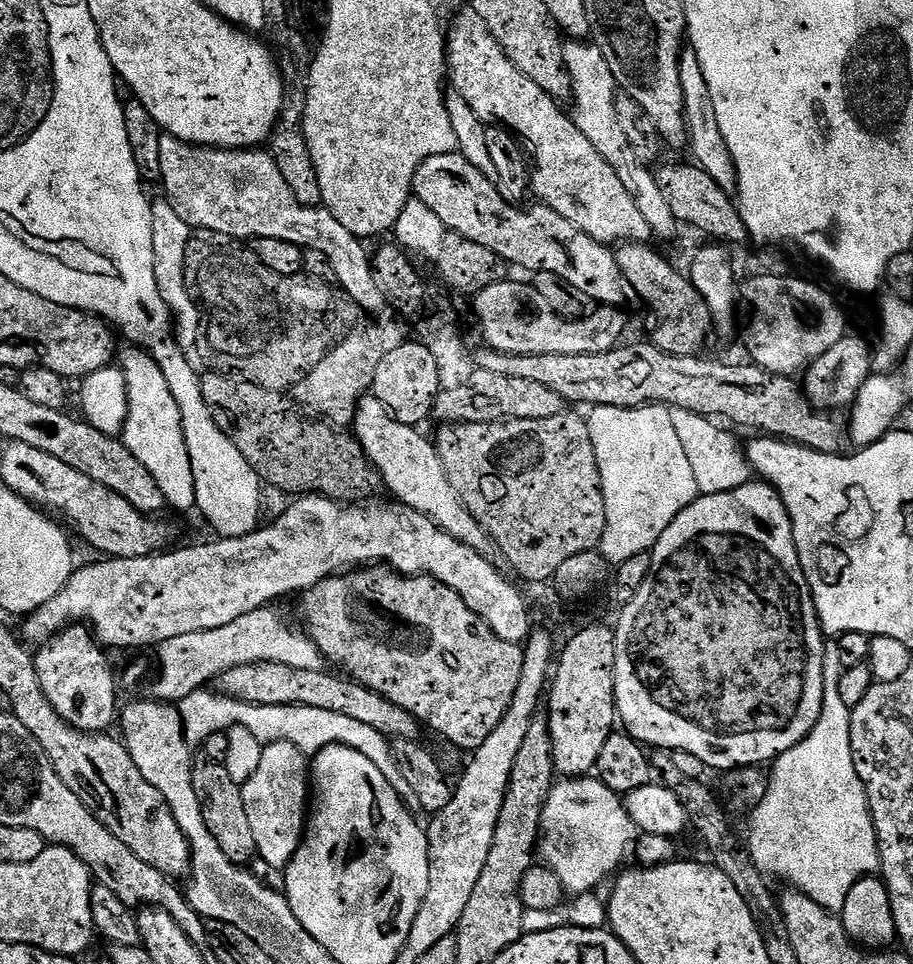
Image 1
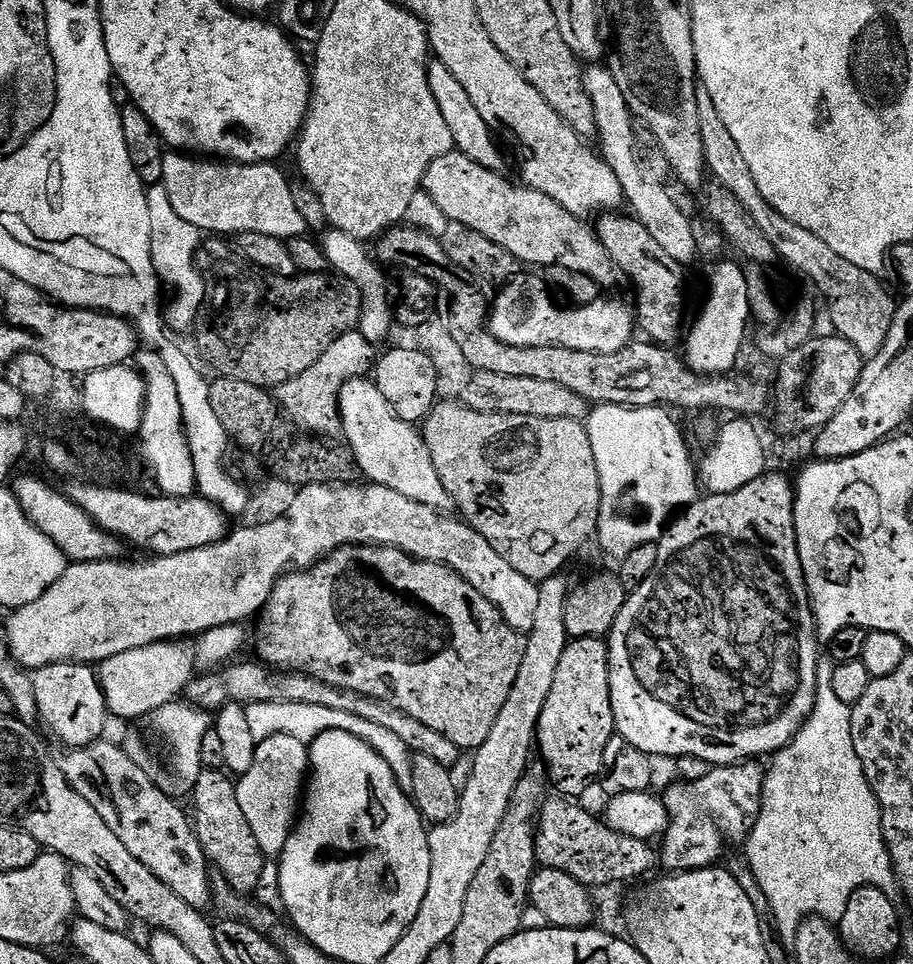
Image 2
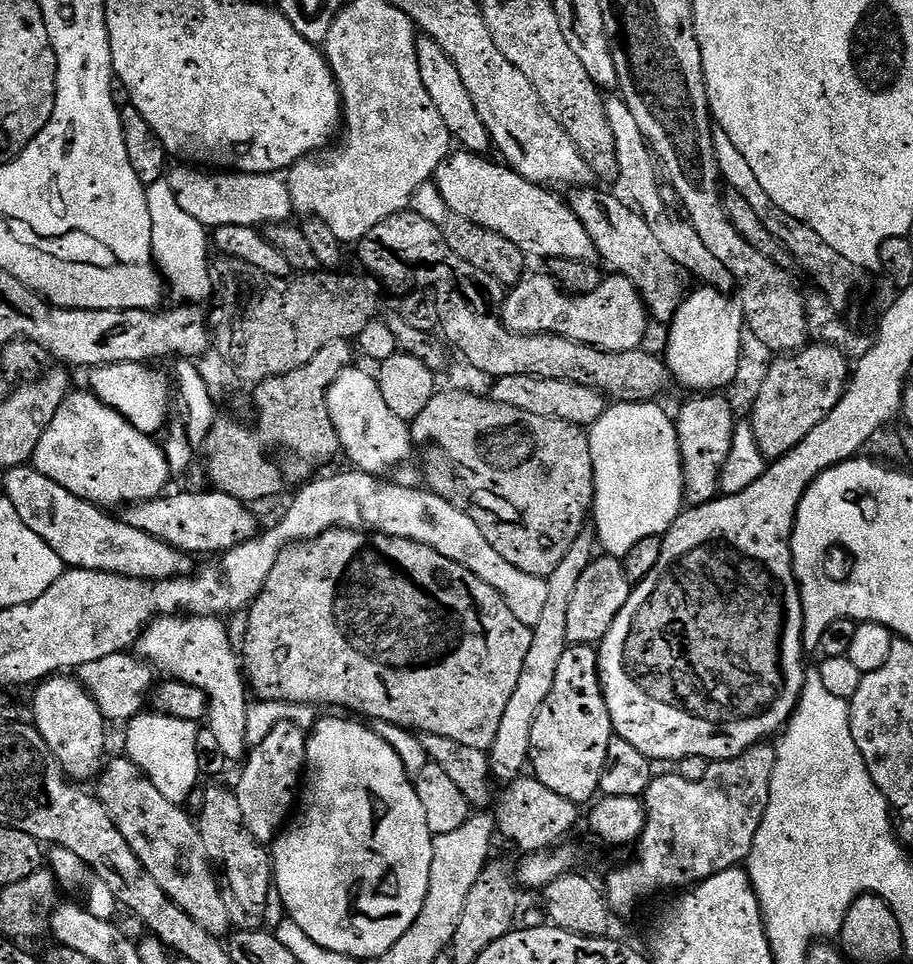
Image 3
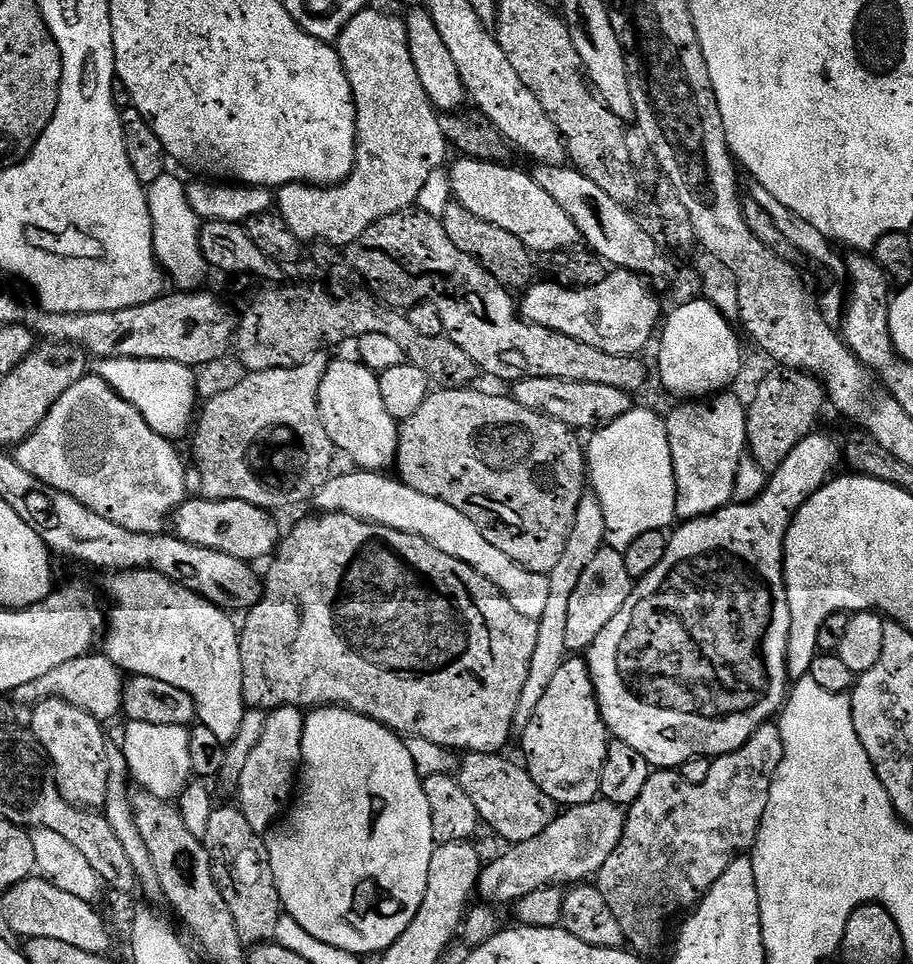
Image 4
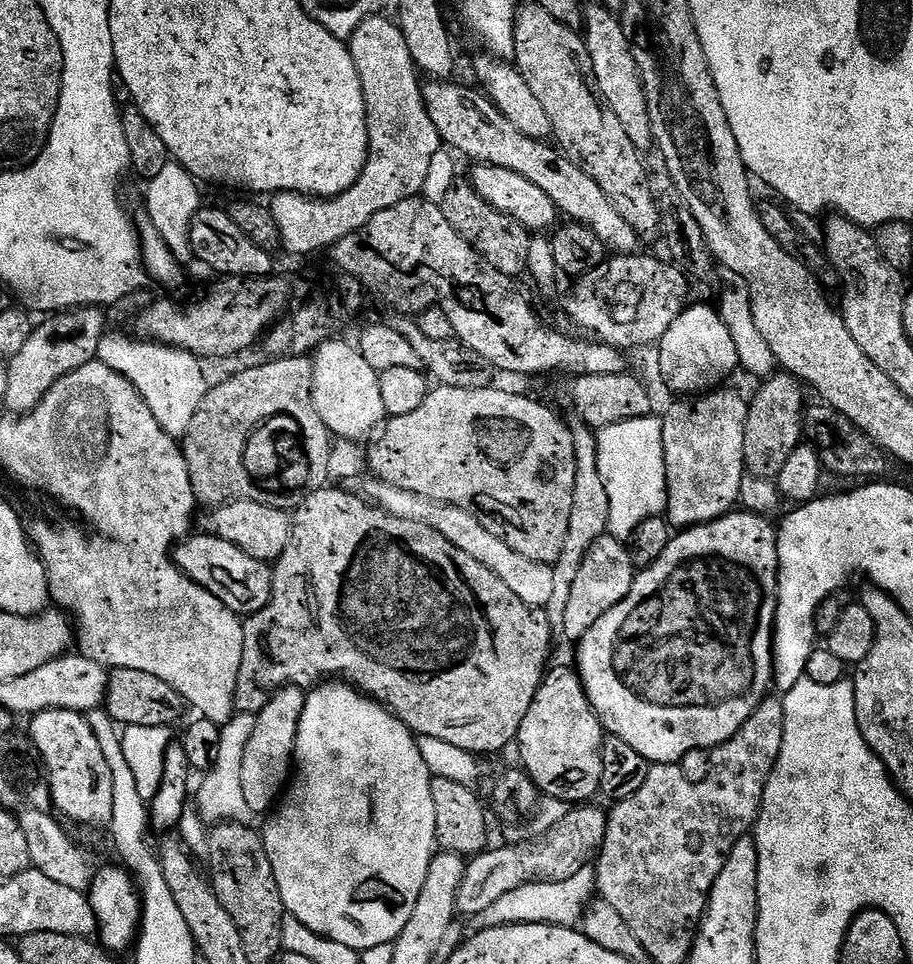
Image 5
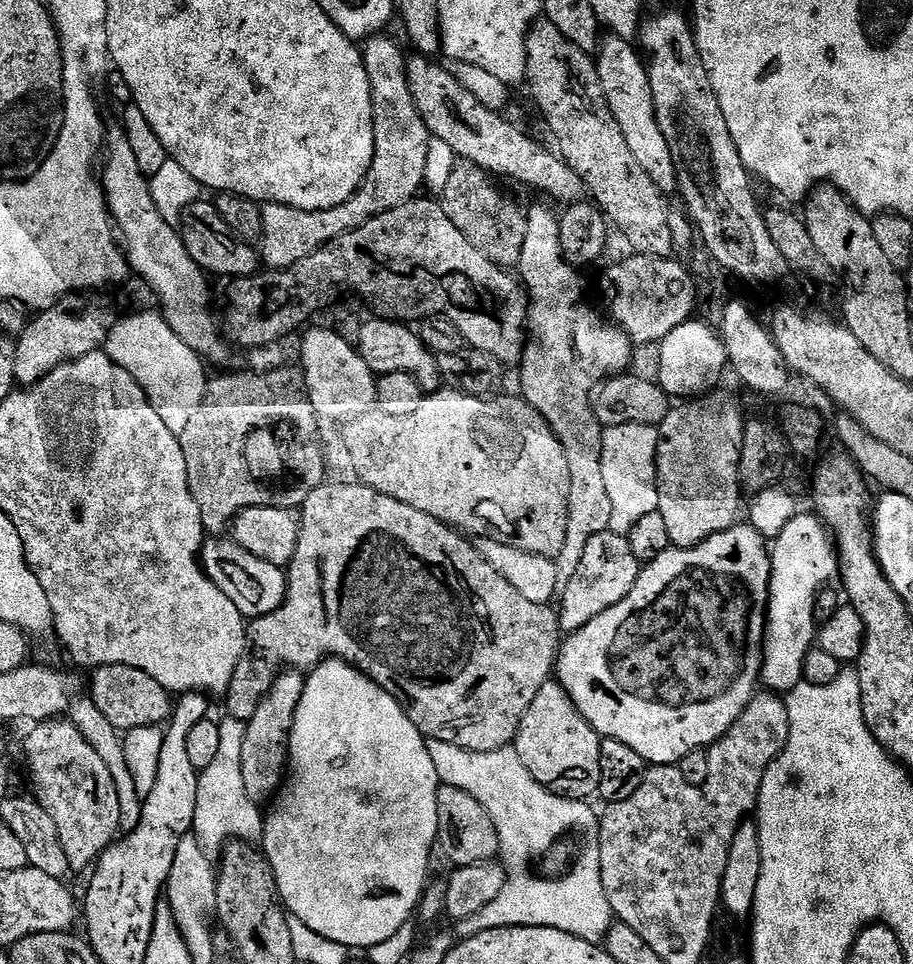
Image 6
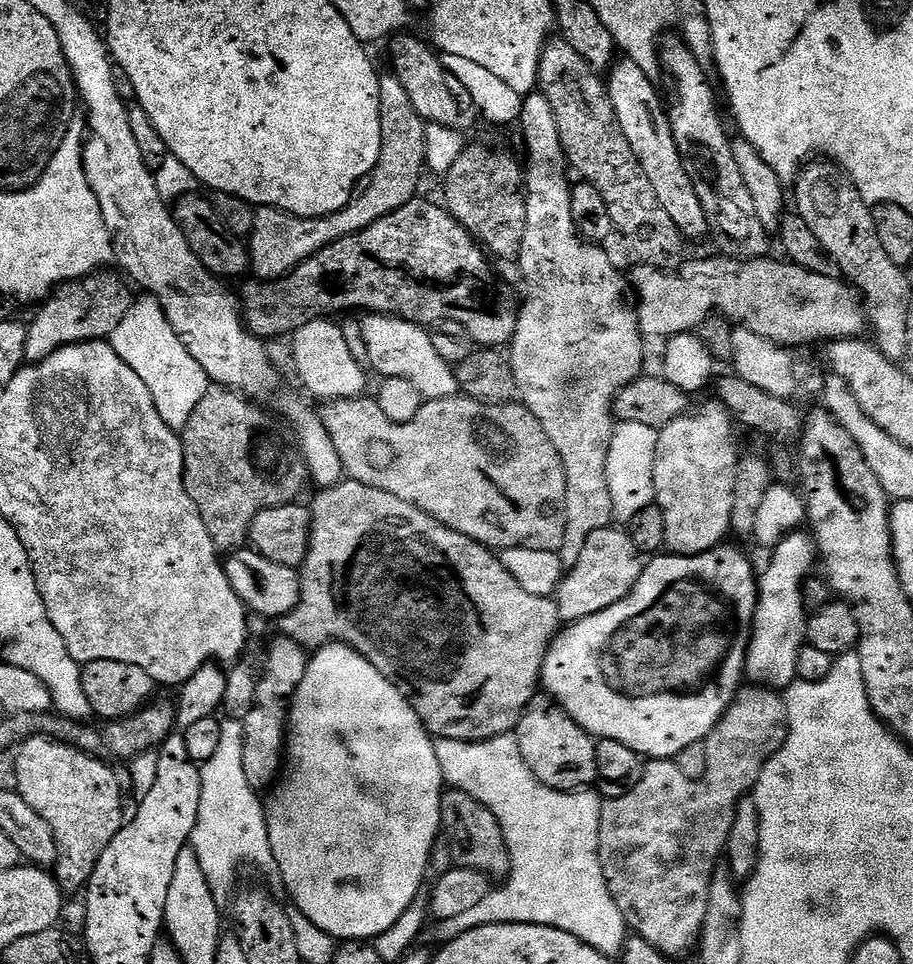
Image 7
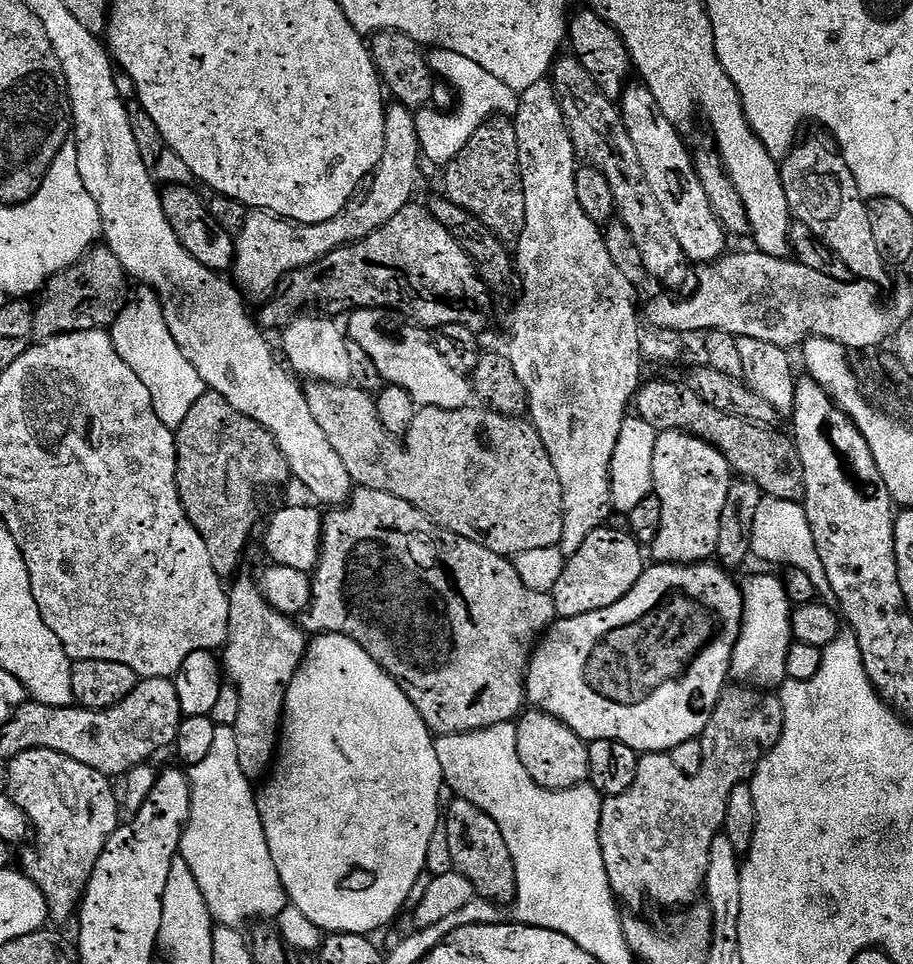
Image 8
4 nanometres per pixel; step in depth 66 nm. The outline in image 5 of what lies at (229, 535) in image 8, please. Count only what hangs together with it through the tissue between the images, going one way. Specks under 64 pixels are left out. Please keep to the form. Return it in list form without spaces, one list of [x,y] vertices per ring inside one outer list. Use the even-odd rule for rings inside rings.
[[[281,356],[279,358],[267,359],[262,366],[257,366],[252,370],[243,371],[231,378],[222,385],[208,389],[208,393],[202,398],[202,406],[198,406],[198,414],[194,414],[194,422],[190,422],[190,430],[182,438],[184,457],[190,470],[190,486],[196,495],[197,505],[209,504],[209,509],[215,510],[221,504],[229,504],[235,500],[249,500],[259,504],[272,505],[278,510],[291,513],[296,507],[296,503],[290,499],[279,499],[279,497],[264,496],[259,490],[259,483],[252,480],[250,474],[246,472],[243,465],[243,451],[246,450],[247,440],[252,434],[253,425],[257,420],[262,420],[266,416],[271,416],[275,412],[288,412],[298,414],[300,422],[310,430],[310,440],[320,440],[310,446],[324,446],[324,435],[322,430],[314,430],[312,426],[318,424],[314,422],[317,413],[314,406],[312,391],[314,390],[314,366],[308,356]]]

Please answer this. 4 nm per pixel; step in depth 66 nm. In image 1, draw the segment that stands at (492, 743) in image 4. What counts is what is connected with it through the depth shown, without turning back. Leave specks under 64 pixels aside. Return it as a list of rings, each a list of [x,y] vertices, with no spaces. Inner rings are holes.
[[[361,566],[345,571],[339,576],[331,576],[322,582],[318,582],[299,597],[300,616],[304,619],[303,627],[308,637],[318,646],[318,650],[324,656],[329,665],[335,666],[341,673],[347,674],[362,686],[382,694],[394,706],[402,706],[402,710],[410,713],[425,729],[437,732],[444,740],[449,740],[456,748],[468,748],[475,750],[494,734],[494,726],[502,722],[502,714],[510,706],[510,698],[514,698],[514,690],[518,690],[518,678],[522,678],[522,662],[524,661],[523,647],[514,642],[506,642],[490,630],[490,626],[450,586],[438,582],[433,576],[404,576],[401,572],[394,571],[387,566]]]

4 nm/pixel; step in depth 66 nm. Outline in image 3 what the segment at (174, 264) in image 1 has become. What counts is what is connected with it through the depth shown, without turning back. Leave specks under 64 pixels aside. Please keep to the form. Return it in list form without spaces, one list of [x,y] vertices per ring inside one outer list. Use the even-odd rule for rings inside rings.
[[[167,179],[159,180],[153,184],[147,185],[146,188],[146,202],[148,203],[148,209],[150,210],[150,230],[152,231],[152,259],[163,279],[166,281],[167,287],[177,296],[179,303],[184,306],[200,306],[205,302],[211,301],[212,298],[212,279],[208,273],[210,267],[210,255],[208,256],[208,248],[210,252],[210,232],[205,228],[202,222],[198,222],[198,218],[190,218],[190,214],[186,214],[186,210],[182,210],[182,206],[178,206],[178,198],[174,196],[174,190],[171,183]]]

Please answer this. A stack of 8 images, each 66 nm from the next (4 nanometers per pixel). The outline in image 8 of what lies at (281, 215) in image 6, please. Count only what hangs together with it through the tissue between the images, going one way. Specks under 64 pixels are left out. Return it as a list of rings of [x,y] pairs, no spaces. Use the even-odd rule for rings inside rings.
[[[399,102],[387,105],[386,142],[382,150],[380,165],[371,173],[372,185],[361,200],[345,207],[333,218],[321,224],[295,224],[282,216],[273,216],[263,210],[249,211],[244,220],[244,229],[235,237],[236,263],[234,273],[240,279],[239,287],[249,296],[267,297],[280,286],[281,278],[296,272],[300,268],[318,262],[335,248],[344,248],[347,244],[356,244],[374,234],[400,210],[413,203],[416,192],[416,179],[420,176],[422,153],[418,142],[416,117],[413,109]]]

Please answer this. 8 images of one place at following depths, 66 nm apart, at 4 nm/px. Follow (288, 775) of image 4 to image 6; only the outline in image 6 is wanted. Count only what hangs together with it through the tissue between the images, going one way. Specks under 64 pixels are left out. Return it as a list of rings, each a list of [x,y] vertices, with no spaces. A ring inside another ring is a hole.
[[[284,670],[276,677],[272,689],[260,699],[254,718],[246,722],[242,742],[242,786],[254,803],[267,805],[280,791],[288,767],[288,739],[294,726],[294,714],[298,702],[302,702],[302,690],[306,676],[300,670]]]

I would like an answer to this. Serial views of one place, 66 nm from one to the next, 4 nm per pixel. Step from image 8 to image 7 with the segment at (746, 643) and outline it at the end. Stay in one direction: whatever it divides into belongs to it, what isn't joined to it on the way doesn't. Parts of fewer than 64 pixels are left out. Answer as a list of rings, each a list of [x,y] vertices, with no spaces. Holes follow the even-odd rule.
[[[789,534],[775,545],[776,553],[758,580],[752,637],[744,658],[747,679],[753,685],[786,690],[797,683],[798,654],[806,644],[806,609],[802,603],[802,581],[814,560],[814,544],[807,535]]]

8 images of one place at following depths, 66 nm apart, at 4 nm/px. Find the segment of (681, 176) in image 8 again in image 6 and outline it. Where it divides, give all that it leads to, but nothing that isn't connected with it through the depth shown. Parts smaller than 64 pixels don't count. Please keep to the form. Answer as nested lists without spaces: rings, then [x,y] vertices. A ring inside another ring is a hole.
[[[608,34],[601,39],[594,59],[604,97],[610,106],[610,114],[614,114],[614,122],[618,122],[618,127],[622,129],[630,150],[634,150],[634,158],[638,158],[642,170],[646,170],[646,174],[650,174],[650,178],[656,184],[675,185],[676,159],[670,154],[670,146],[666,146],[666,134],[662,134],[658,124],[654,94],[650,90],[648,66],[637,45],[624,40],[621,36]]]

